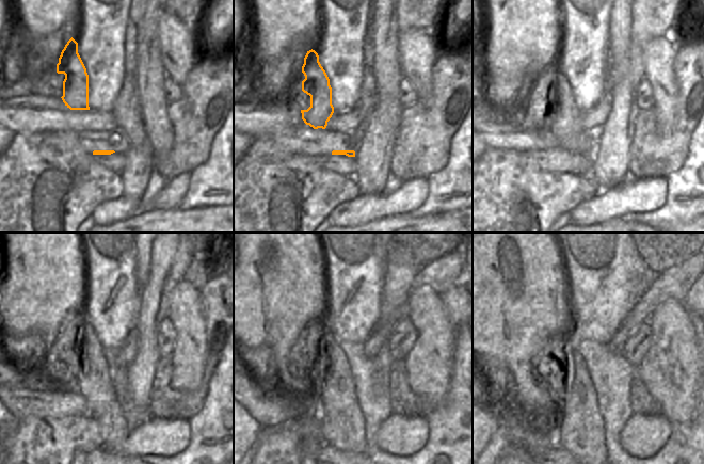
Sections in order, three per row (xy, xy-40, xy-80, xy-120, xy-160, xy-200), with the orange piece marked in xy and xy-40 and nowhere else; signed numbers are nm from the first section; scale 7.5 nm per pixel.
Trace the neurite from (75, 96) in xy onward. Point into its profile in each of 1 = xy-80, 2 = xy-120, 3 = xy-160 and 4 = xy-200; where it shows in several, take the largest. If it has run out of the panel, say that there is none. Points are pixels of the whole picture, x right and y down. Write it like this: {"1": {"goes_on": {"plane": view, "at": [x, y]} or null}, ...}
{"1": {"goes_on": {"plane": "xy-80", "at": [564, 114]}}, "2": {"goes_on": {"plane": "xy-120", "at": [102, 404]}}, "3": {"goes_on": {"plane": "xy-160", "at": [342, 427]}}, "4": {"goes_on": {"plane": "xy-200", "at": [581, 432]}}}

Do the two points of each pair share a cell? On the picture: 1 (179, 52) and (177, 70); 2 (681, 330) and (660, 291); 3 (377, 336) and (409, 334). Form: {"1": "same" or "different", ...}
{"1": "same", "2": "different", "3": "different"}

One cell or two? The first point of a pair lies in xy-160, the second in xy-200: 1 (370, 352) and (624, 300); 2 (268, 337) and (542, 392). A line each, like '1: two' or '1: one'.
1: two
2: one

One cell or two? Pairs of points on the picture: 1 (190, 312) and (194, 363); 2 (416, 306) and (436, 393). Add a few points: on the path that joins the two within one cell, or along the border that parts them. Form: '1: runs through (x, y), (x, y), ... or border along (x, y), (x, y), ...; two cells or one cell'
1: runs through (190, 324), (190, 350); one cell
2: runs through (432, 328), (432, 371); one cell

